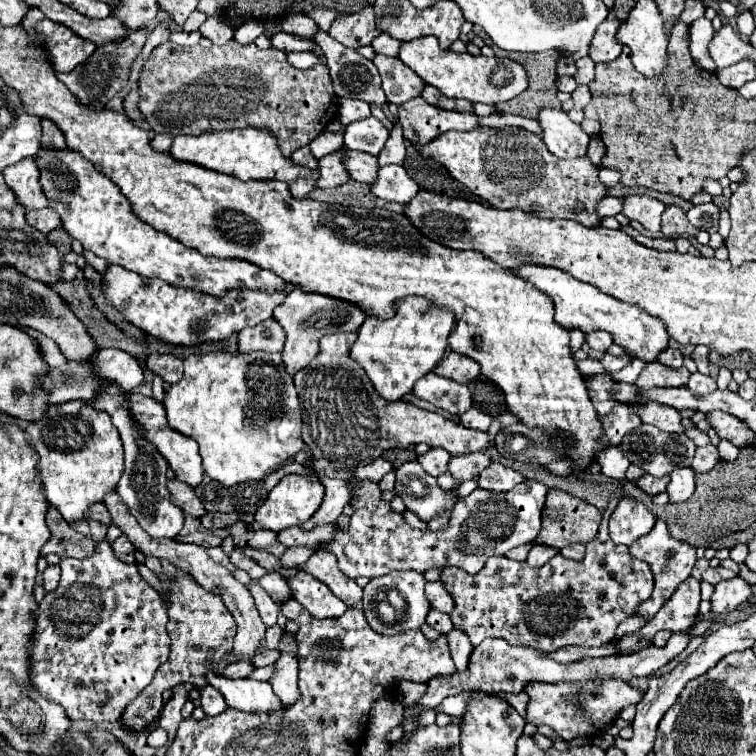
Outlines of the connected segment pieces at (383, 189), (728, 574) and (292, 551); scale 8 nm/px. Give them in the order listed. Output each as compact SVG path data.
M382 166L378 172L378 182L372 184L372 192L382 200L408 204L418 196L420 186L406 174L402 166Z
M718 566L718 568L708 568L708 570L704 572L702 580L704 580L704 582L710 582L710 584L714 586L714 584L718 584L720 580L726 580L726 578L732 578L732 576L736 576L732 570L726 570L726 568Z
M288 548L286 554L282 556L280 564L282 564L282 568L296 568L296 566L304 564L312 552L314 550L310 550L310 548Z

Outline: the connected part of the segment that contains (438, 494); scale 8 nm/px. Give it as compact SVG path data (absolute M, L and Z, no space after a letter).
M418 460L406 462L396 470L394 494L404 500L406 510L412 510L424 522L450 512L460 500L456 490L442 490L438 480L426 474Z

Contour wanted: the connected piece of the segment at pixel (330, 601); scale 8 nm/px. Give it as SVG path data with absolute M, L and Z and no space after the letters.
M298 570L296 576L286 578L288 586L292 588L292 596L314 616L314 618L336 618L346 612L346 604L336 598L324 582L316 580L304 570Z

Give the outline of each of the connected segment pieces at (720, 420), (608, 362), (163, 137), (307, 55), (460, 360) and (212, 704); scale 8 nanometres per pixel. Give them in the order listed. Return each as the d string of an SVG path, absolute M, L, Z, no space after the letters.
M714 410L707 416L712 428L716 428L718 436L730 440L734 446L744 448L754 442L754 432L744 422L740 422L740 418L720 410Z
M604 354L600 360L598 360L604 368L606 368L606 372L618 372L618 370L622 370L628 362L630 362L630 358L618 358L618 356L612 356L612 354Z
M156 134L152 138L152 148L158 150L158 152L168 152L170 146L172 146L172 140L174 140L172 134Z
M290 52L288 54L288 62L294 68L308 70L308 68L314 68L318 64L318 56L314 52Z
M450 352L446 358L442 358L438 362L434 372L438 376L444 376L444 378L450 378L450 380L468 384L470 380L474 380L480 374L480 366L472 358L466 358L464 354Z
M212 686L200 688L200 706L206 712L206 716L216 716L216 714L220 714L222 710L228 708L222 694Z

